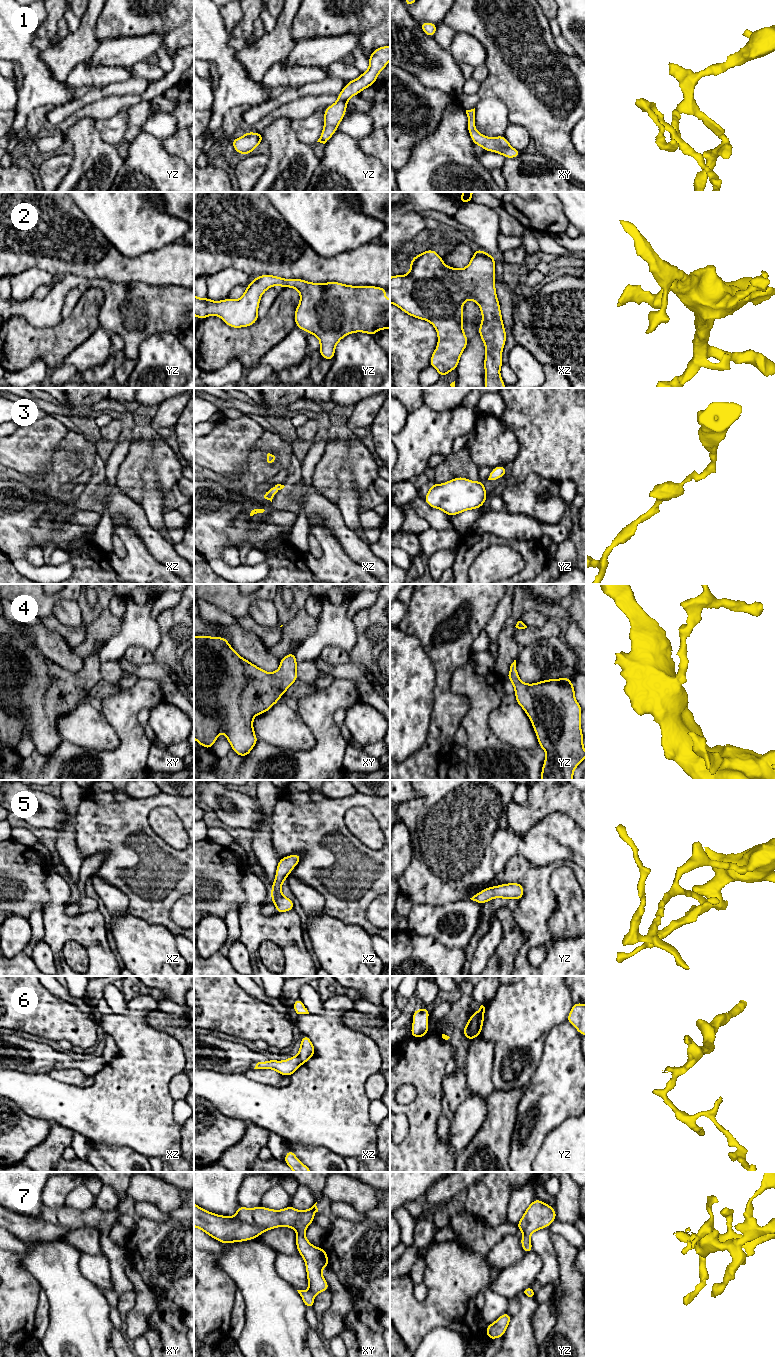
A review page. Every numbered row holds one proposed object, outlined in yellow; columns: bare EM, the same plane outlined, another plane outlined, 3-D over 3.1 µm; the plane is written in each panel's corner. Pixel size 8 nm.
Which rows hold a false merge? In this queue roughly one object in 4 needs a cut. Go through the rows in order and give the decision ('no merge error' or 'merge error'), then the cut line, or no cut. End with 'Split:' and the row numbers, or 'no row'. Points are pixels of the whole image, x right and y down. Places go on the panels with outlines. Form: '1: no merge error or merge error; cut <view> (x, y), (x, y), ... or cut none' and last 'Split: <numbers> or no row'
1: no merge error; cut none
2: no merge error; cut none
3: no merge error; cut none
4: no merge error; cut none
5: no merge error; cut none
6: merge error; cut yz (471, 1015), (473, 1034), (475, 1036)
7: no merge error; cut none
Split: 6

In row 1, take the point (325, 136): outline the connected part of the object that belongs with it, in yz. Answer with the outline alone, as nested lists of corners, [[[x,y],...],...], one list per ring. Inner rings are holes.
[[[386,45],[375,49],[368,59],[369,69],[357,79],[348,81],[337,95],[337,102],[324,110],[324,127],[317,142],[325,144],[337,131],[337,127],[346,113],[348,100],[377,81],[378,74],[390,61],[390,46]]]

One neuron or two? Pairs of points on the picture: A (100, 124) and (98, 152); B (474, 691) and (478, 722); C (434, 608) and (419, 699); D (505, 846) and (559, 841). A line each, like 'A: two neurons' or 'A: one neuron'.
A: two neurons
B: one neuron
C: two neurons
D: one neuron

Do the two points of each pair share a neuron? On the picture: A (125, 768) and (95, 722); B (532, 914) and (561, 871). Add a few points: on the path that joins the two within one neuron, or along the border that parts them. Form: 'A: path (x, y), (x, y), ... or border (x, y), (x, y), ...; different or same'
A: border (113, 727), (118, 737), (115, 748), (89, 749); different
B: border (559, 865), (551, 875), (551, 889); different

